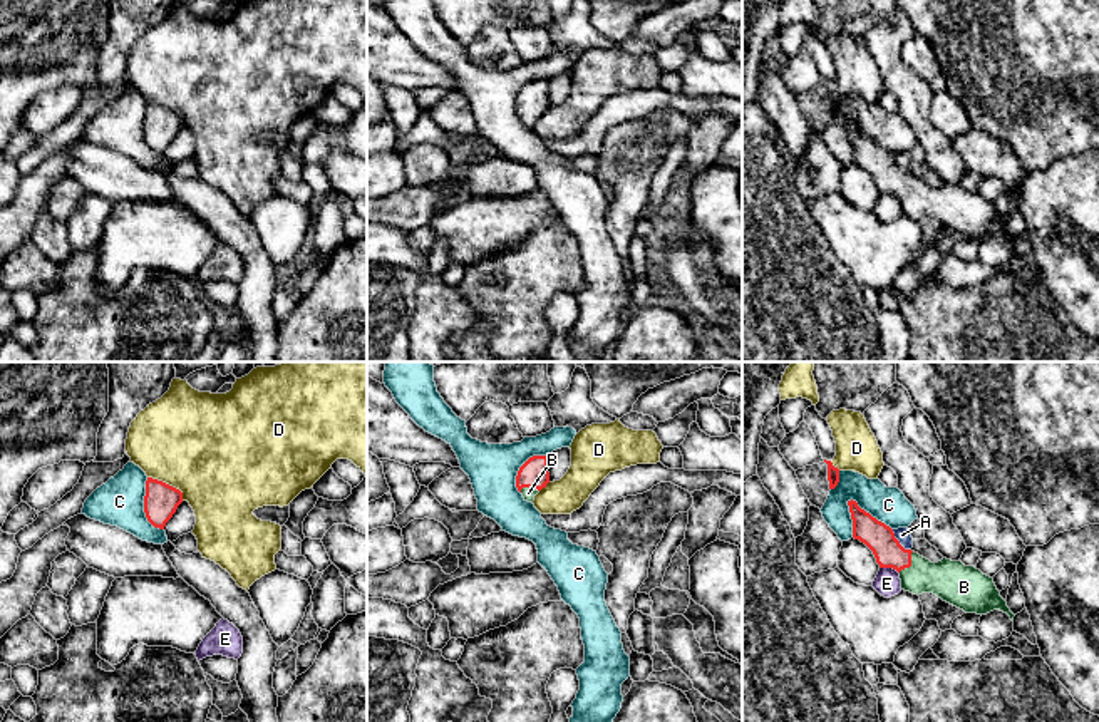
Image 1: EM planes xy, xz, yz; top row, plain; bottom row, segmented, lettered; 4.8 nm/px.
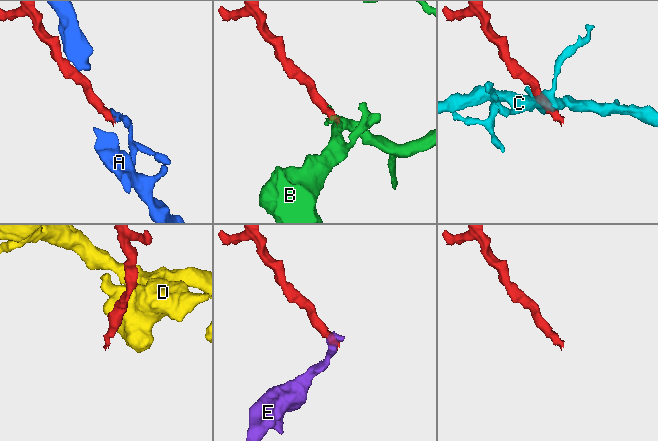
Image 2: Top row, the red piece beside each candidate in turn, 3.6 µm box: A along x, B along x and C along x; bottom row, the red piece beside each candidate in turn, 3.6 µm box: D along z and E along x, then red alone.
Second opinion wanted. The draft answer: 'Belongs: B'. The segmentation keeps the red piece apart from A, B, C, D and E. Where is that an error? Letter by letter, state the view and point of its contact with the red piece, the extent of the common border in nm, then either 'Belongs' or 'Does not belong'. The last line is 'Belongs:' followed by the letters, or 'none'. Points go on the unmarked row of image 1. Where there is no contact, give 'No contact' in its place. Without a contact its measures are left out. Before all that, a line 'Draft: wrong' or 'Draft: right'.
Draft: right
A: Touches red at yz (898, 166). Shared border 140 nm. Does not belong
B: Touches red at yz (910, 190). Shared border 130 nm. Belongs
C: Touches red at yz (868, 138). Shared border 260 nm. Does not belong
D: Touches red at xy (168, 109). Shared border 200 nm. Does not belong
E: Touches red at yz (890, 191). Shared border 100 nm. Does not belong
Belongs: B

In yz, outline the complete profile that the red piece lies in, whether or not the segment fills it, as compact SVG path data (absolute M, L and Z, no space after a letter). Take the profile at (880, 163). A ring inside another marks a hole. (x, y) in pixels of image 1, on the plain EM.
M848 126L853 144L853 162L864 168L875 179L880 193L900 198L901 214L913 219L933 218L965 238L987 240L1000 235L1014 246L1014 238L1000 221L993 203L975 191L943 183L938 188L905 174L890 151L861 134L856 126Z

